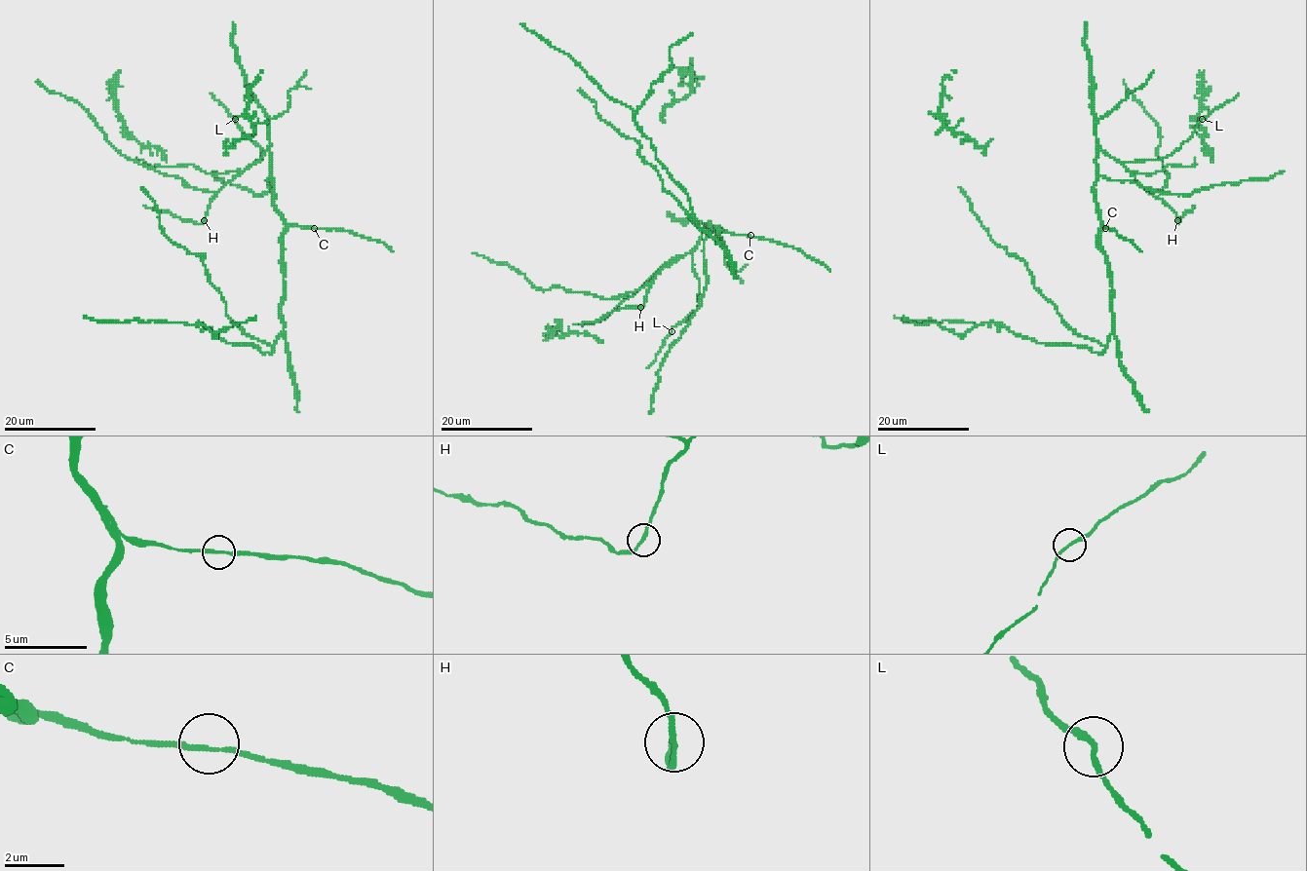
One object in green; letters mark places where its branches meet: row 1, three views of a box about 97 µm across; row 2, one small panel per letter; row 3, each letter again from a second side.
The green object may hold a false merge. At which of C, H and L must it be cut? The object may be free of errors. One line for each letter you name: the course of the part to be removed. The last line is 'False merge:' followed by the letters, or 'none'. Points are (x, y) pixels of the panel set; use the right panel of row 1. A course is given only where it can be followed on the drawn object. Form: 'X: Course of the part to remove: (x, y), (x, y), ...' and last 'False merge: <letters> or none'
H: Course of the part to remove: (1178, 221), (1178, 224), (1178, 220), (1195, 206)
False merge: H

